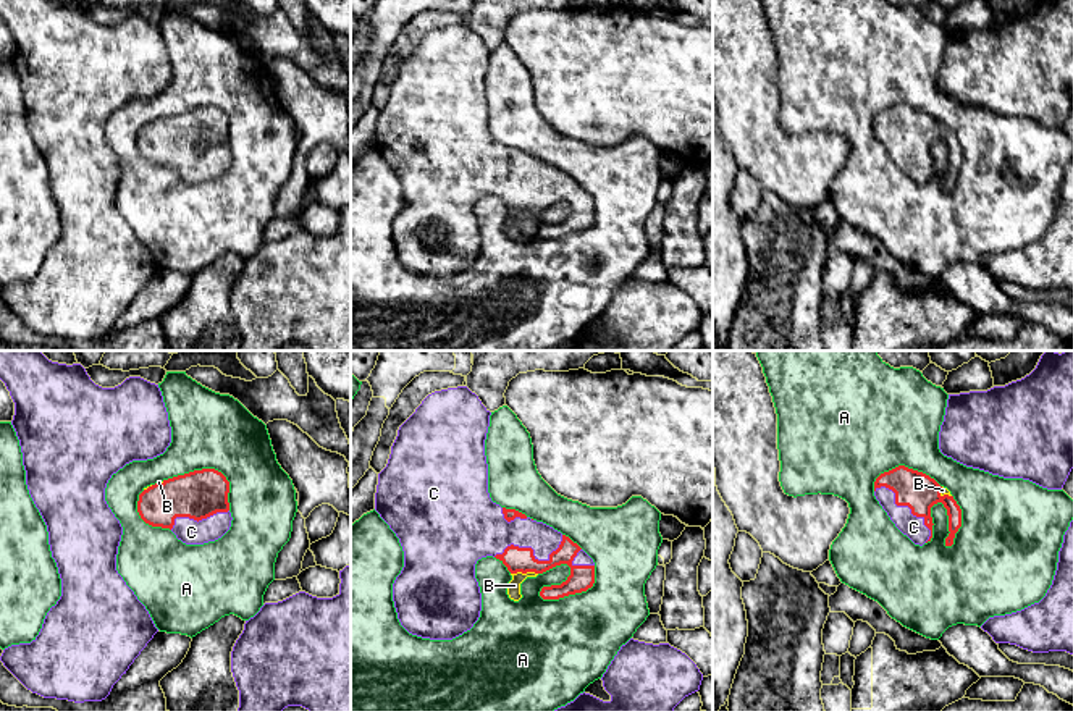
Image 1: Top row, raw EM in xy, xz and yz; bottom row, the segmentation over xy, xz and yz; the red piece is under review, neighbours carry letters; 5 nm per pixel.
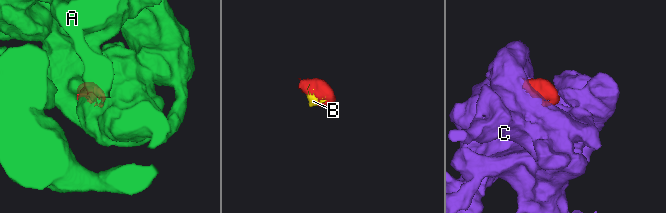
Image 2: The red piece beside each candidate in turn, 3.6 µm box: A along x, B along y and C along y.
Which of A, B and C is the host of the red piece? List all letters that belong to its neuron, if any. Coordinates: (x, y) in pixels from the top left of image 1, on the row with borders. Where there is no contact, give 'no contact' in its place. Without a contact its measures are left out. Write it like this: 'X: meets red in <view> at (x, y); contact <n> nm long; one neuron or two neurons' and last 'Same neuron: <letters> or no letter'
A: meets red in xz at (574, 593); contact 320 nm long; two neurons
B: meets red in xz at (524, 572); contact 140 nm long; one neuron
C: meets red in xz at (532, 551); contact 360 nm long; one neuron
Same neuron: B, C

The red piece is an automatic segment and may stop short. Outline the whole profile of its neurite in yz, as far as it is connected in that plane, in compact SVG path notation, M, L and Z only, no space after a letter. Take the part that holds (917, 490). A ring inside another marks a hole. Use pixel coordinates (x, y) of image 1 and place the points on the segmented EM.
M898 465L876 478L874 496L895 527L919 546L932 538L931 507L942 503L950 532L945 546L953 545L955 533L961 527L961 509L950 491L929 475Z

